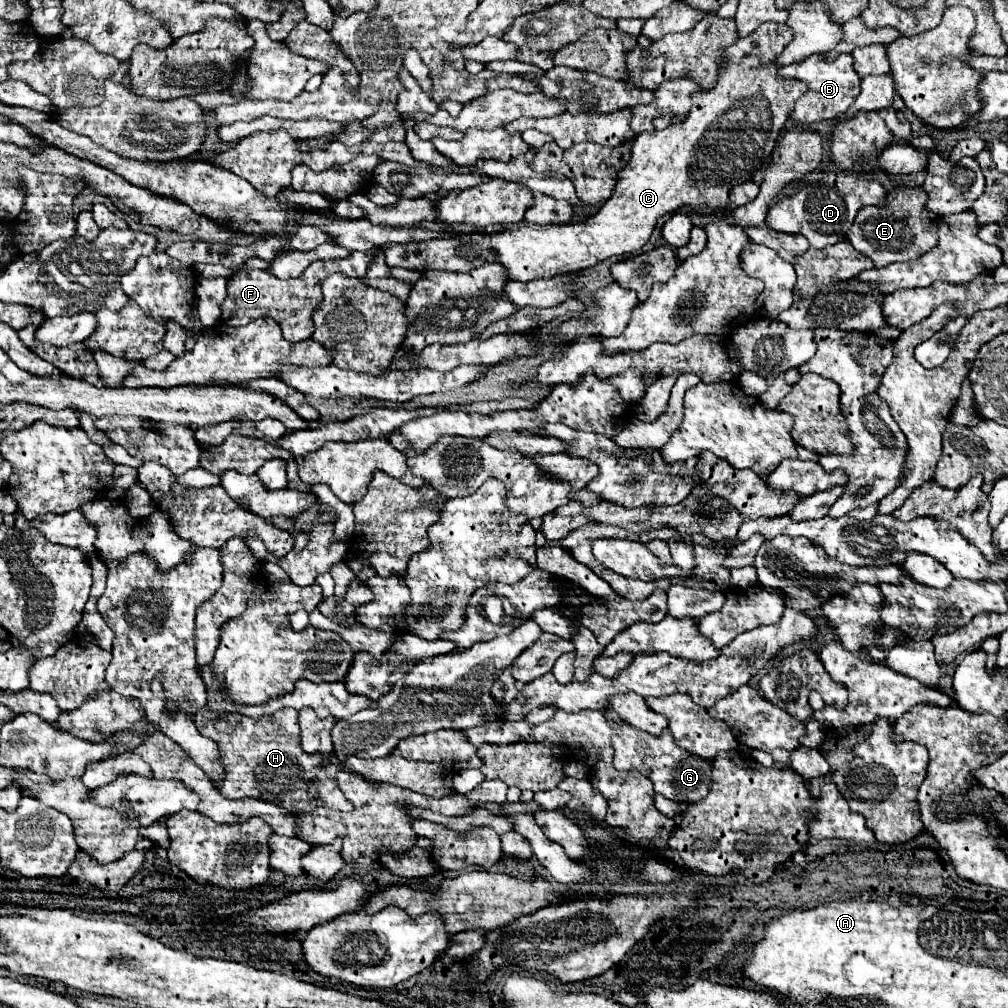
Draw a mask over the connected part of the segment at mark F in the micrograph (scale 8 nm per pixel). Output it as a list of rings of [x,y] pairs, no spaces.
[[[352,253],[346,259],[316,261],[300,277],[288,279],[288,281],[280,281],[276,275],[272,275],[268,271],[240,269],[236,275],[232,275],[228,279],[228,297],[222,303],[222,321],[230,327],[240,327],[252,319],[268,315],[280,325],[286,341],[290,341],[290,343],[306,341],[314,333],[312,313],[314,313],[314,307],[318,307],[318,299],[322,299],[322,279],[326,279],[326,275],[332,275],[332,273],[364,277],[372,259],[374,259],[374,255],[370,255],[370,253],[366,253],[366,255]]]

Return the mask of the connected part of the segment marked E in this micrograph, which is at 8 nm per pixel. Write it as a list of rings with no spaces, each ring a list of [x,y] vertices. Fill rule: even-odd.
[[[898,185],[886,197],[886,207],[864,207],[852,229],[848,231],[848,241],[856,251],[870,257],[876,267],[886,267],[898,261],[912,261],[930,251],[938,243],[938,223],[940,217],[926,209],[926,193],[922,187],[902,187]]]

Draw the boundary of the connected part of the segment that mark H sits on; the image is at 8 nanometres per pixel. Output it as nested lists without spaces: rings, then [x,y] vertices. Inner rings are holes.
[[[282,709],[278,713],[272,715],[262,715],[258,719],[246,717],[246,715],[238,715],[238,721],[234,725],[230,725],[234,731],[234,739],[232,743],[242,743],[242,757],[238,755],[224,755],[222,751],[222,765],[226,767],[226,779],[222,783],[222,787],[218,787],[220,795],[224,795],[226,799],[262,799],[262,801],[270,801],[276,803],[292,813],[310,813],[314,811],[314,807],[330,807],[330,809],[338,809],[338,811],[352,811],[352,803],[344,797],[344,793],[340,791],[338,783],[336,783],[336,773],[340,771],[340,767],[332,761],[324,761],[322,755],[318,753],[304,753],[300,747],[300,727],[298,727],[298,711],[294,709]],[[310,783],[320,783],[320,799],[312,801],[308,797],[308,785]]]

